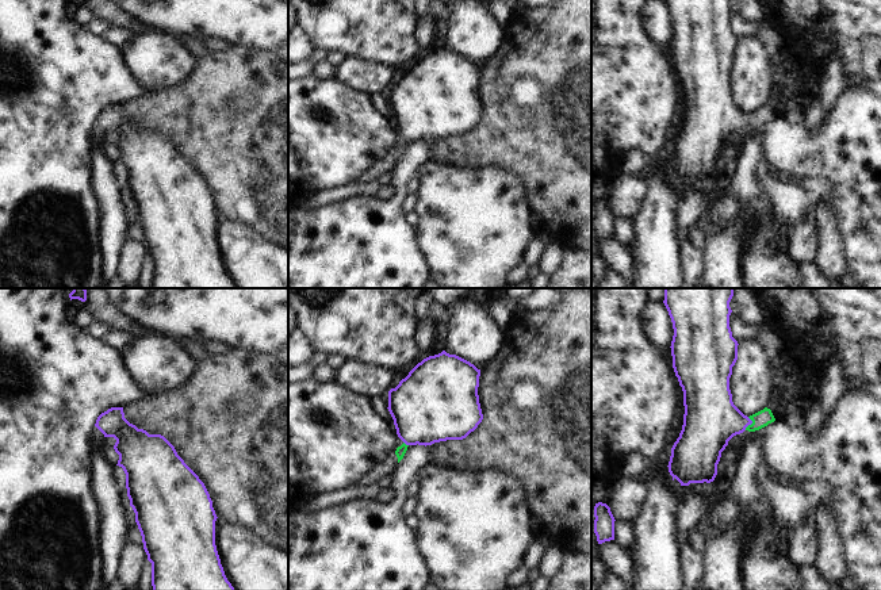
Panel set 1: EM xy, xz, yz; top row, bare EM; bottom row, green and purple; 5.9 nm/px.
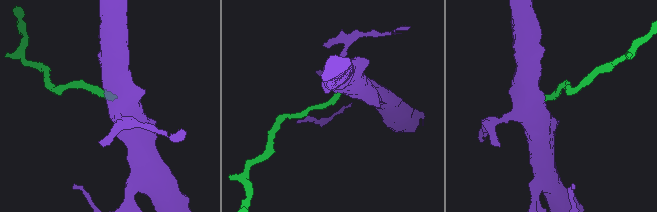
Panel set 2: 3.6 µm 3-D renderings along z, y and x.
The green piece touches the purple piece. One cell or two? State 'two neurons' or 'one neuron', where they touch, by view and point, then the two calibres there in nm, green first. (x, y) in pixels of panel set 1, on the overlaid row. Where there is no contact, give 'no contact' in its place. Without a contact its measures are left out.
one neuron | yz (751, 424) | 100/320 nm

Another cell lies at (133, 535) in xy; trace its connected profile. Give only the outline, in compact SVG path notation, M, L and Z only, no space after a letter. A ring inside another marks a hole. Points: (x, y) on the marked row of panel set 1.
M112 466L111 475L114 478L115 487L123 495L126 505L129 507L129 530L126 533L126 541L139 544L143 548L142 536L141 536L141 532L135 522L135 513L134 513L133 507L130 506L130 499L127 497L126 474L122 467Z

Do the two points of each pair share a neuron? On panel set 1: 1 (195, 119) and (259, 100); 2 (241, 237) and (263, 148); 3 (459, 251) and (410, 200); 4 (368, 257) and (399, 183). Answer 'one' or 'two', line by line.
1: one
2: two
3: two
4: one

